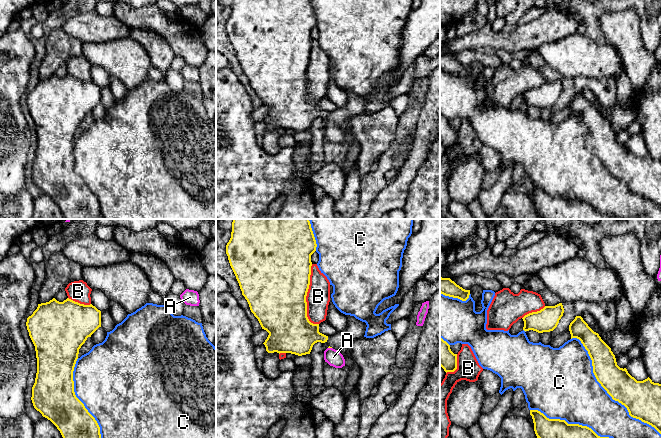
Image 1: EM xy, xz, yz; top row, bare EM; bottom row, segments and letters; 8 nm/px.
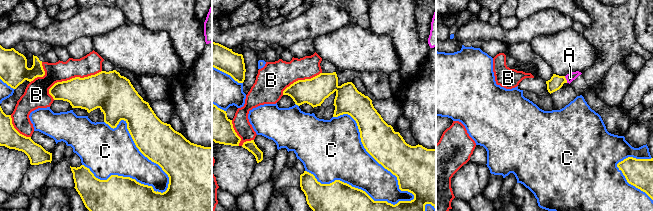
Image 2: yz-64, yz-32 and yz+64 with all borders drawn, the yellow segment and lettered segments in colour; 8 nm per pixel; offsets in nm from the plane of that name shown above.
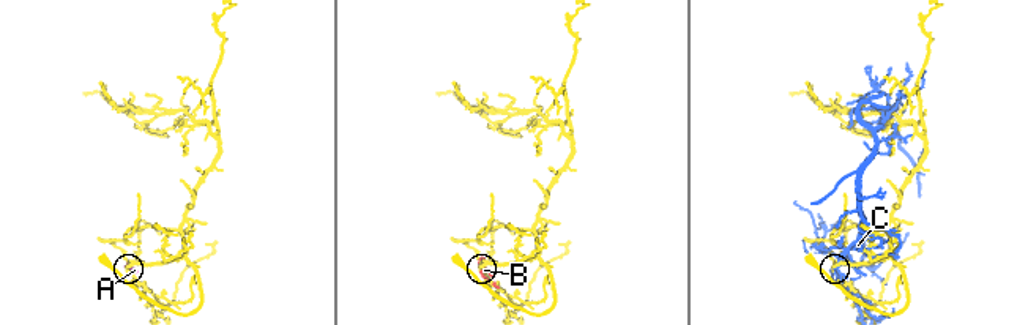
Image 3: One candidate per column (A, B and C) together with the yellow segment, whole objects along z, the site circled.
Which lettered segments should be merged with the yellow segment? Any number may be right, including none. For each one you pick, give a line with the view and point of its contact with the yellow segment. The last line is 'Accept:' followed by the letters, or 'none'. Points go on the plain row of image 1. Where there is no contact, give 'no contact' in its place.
A: meets yellow in xz at (330, 123)
Accept: A

